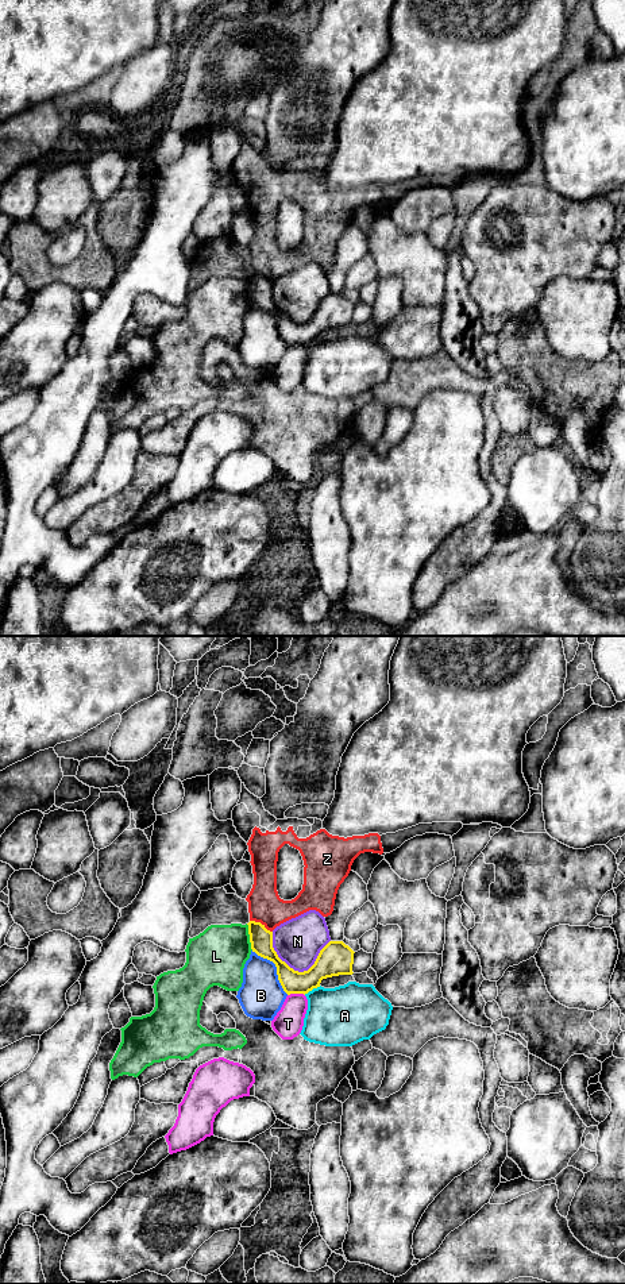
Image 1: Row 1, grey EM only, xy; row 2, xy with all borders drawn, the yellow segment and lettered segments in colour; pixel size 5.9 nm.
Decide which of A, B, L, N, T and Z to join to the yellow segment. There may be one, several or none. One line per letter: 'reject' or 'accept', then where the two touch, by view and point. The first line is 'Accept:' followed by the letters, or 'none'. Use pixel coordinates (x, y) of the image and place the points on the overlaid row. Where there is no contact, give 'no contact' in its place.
Accept: none
A: reject; contact xy (312, 988)
B: reject; contact xy (277, 968)
L: reject; contact xy (250, 937)
N: reject; contact xy (296, 971)
T: reject; contact xy (296, 993)
Z: reject; contact xy (259, 922)

